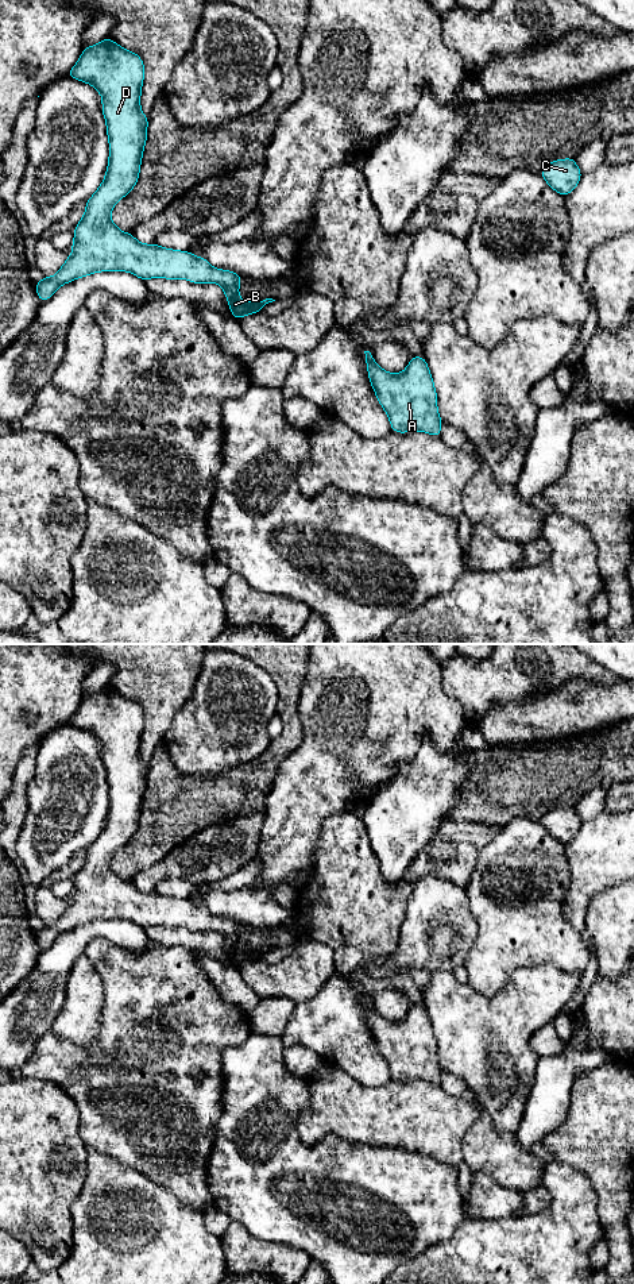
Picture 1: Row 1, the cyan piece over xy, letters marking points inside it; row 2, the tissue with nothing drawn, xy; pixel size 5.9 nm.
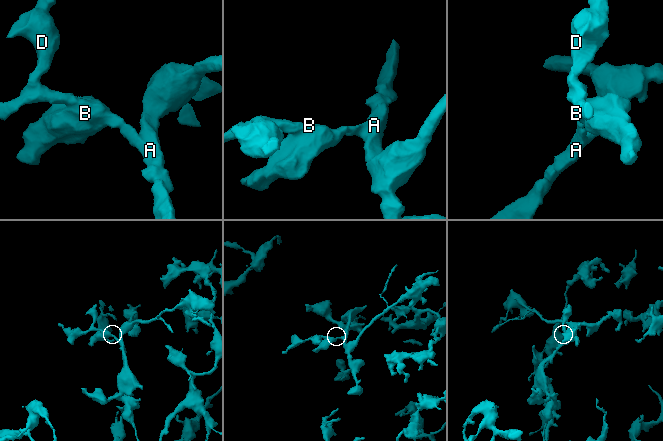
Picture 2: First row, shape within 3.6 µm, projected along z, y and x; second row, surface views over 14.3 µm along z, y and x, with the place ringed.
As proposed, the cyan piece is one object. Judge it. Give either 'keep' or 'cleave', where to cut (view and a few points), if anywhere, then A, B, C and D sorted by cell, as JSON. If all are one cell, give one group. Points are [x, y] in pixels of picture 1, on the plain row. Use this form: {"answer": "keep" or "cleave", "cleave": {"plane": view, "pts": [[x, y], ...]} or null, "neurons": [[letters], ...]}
{"answer": "keep", "cleave": null, "neurons": [["A", "B", "C", "D"]]}

